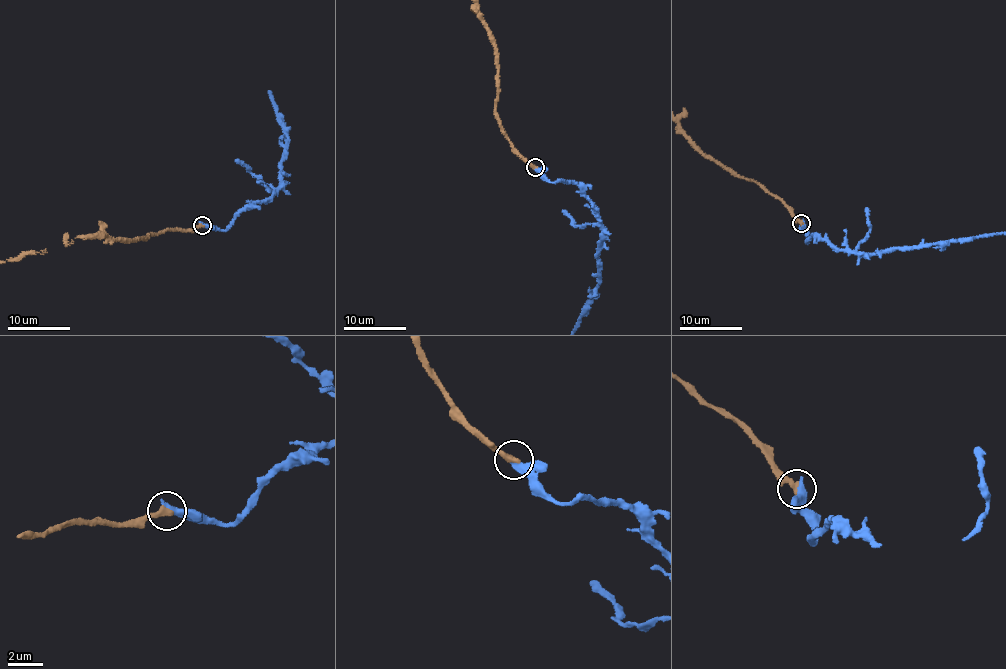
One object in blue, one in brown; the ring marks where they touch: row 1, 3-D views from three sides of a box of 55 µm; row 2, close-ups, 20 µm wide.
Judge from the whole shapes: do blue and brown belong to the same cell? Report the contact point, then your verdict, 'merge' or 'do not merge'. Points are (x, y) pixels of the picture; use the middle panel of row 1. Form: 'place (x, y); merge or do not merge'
place (535, 167); merge

